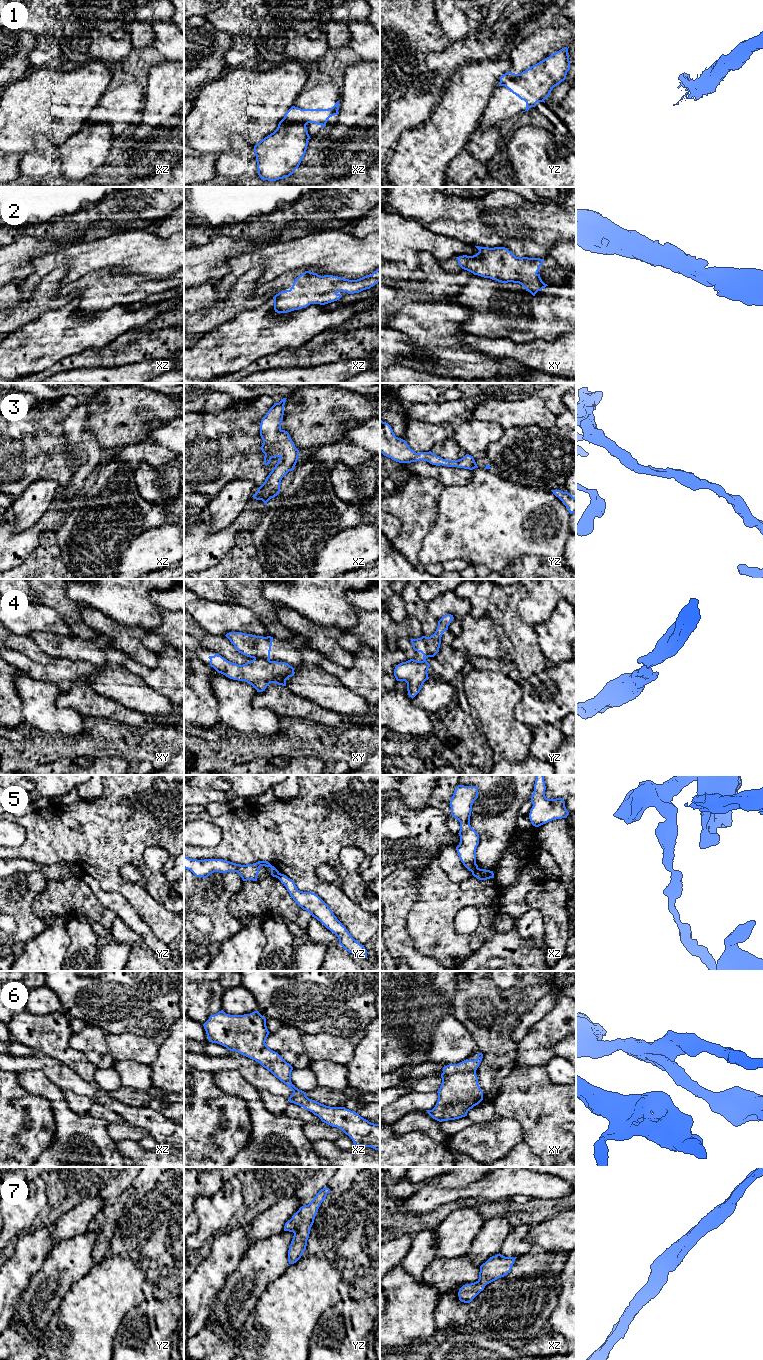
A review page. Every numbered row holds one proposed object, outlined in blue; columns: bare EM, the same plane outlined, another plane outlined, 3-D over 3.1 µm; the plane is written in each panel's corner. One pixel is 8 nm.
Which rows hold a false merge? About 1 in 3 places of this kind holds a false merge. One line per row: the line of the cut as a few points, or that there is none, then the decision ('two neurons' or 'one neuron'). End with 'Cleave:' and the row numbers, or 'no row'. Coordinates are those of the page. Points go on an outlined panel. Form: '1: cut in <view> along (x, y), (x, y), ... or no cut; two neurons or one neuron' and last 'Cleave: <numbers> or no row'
1: cut in yz along (519, 74), (518, 81), (534, 96), (543, 100); two neurons
2: no cut; one neuron
3: no cut; one neuron
4: cut in xy along (254, 657), (263, 657), (268, 660); two neurons
5: cut in xz along (477, 867), (472, 872); two neurons
6: no cut; one neuron
7: no cut; one neuron
Cleave: 1, 4, 5

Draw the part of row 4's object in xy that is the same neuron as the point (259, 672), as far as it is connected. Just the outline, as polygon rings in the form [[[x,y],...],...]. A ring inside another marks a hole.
[[[218,653],[208,658],[210,666],[218,673],[233,680],[245,681],[251,684],[257,692],[265,691],[270,683],[286,686],[286,680],[295,674],[294,668],[288,663],[264,658],[254,658],[243,665],[232,663]]]

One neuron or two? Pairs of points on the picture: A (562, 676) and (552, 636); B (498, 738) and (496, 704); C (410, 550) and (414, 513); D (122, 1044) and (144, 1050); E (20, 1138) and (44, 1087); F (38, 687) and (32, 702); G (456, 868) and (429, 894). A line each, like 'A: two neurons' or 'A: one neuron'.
A: two neurons
B: one neuron
C: one neuron
D: one neuron
E: two neurons
F: one neuron
G: two neurons

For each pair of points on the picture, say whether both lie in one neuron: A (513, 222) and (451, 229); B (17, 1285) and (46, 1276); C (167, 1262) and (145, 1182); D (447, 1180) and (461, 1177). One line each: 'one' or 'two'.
A: one
B: two
C: two
D: one

